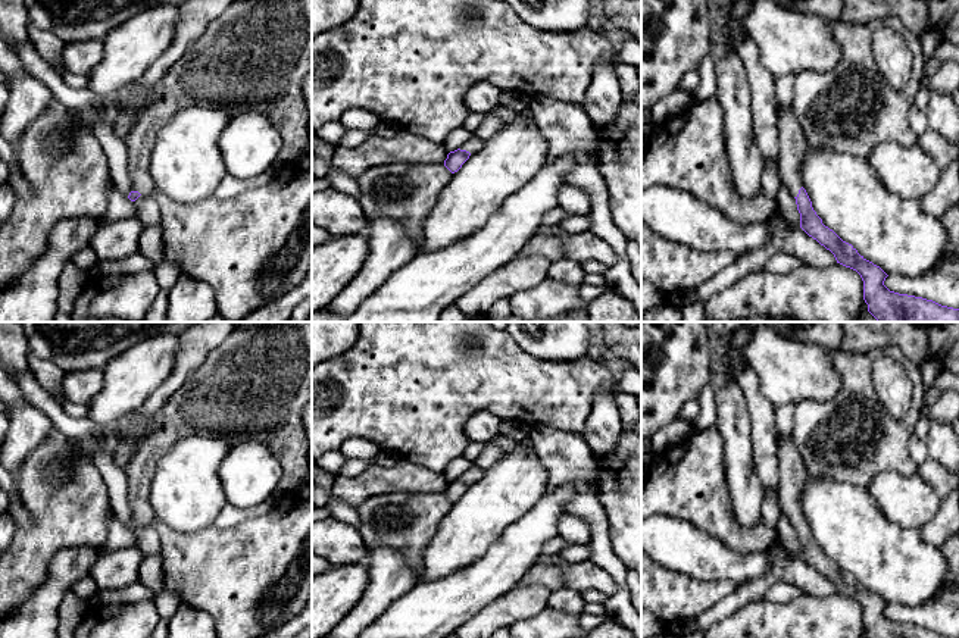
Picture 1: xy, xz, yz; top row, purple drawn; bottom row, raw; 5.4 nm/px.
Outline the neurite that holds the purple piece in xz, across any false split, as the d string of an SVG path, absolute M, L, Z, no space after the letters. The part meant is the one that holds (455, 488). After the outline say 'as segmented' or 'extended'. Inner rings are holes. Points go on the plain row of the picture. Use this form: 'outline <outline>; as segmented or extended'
outline M474 463L468 470L465 470L457 479L450 481L444 490L444 495L452 501L457 501L462 494L469 488L471 484L482 476L482 470Z; extended

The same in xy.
outline M263 322L257 326L234 329L224 343L212 350L206 360L169 397L156 416L154 431L138 444L137 453L125 470L132 520L128 528L153 526L154 515L149 501L150 485L159 460L174 444L187 437L222 438L231 445L243 441L266 444L282 467L278 494L291 492L312 479L307 453L310 450L302 415L312 401L312 322Z; extended

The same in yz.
outline M778 438L777 459L778 459L778 490L777 490L778 500L781 512L788 517L788 520L796 528L797 540L800 542L800 557L809 566L816 569L821 575L830 579L834 584L837 592L850 597L860 604L863 610L863 629L868 634L868 638L953 638L922 626L890 620L884 614L884 610L888 604L880 595L874 594L872 591L860 585L852 573L843 570L833 559L830 559L822 553L822 548L813 540L812 531L802 513L802 492L806 487L809 476L793 438Z; extended

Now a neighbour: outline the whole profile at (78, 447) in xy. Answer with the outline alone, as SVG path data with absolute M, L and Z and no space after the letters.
M72 440L68 448L69 457L88 456L93 459L94 453L96 445L91 440Z

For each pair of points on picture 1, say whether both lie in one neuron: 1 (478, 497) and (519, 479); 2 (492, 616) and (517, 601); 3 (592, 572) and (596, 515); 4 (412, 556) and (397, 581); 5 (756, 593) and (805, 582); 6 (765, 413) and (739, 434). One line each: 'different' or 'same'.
1: same
2: same
3: different
4: different
5: same
6: different

